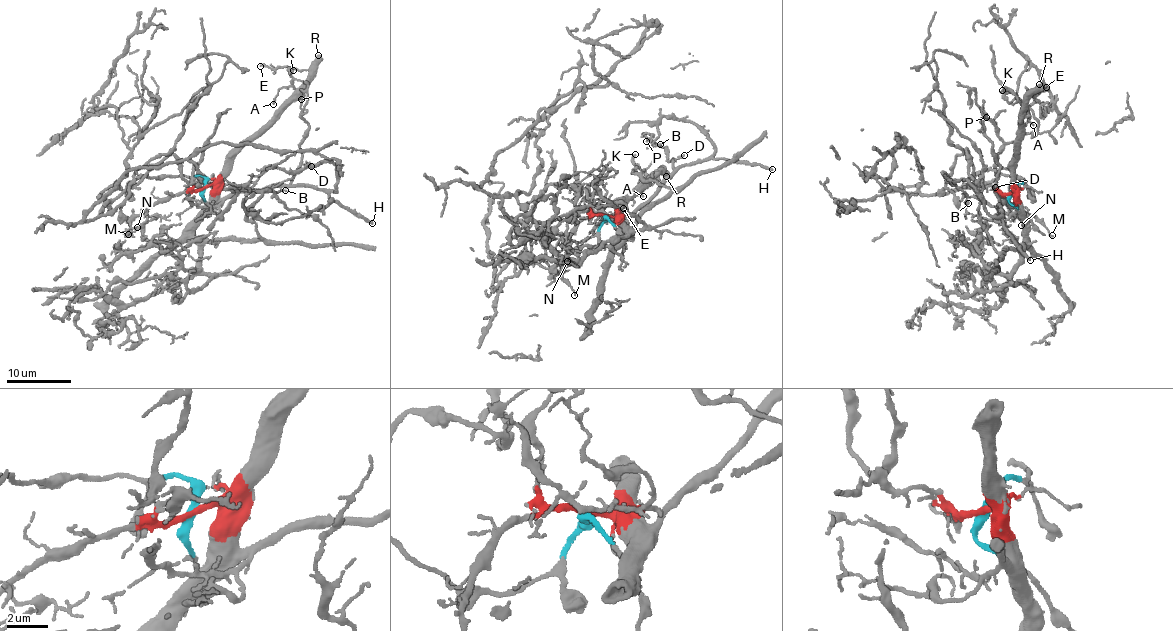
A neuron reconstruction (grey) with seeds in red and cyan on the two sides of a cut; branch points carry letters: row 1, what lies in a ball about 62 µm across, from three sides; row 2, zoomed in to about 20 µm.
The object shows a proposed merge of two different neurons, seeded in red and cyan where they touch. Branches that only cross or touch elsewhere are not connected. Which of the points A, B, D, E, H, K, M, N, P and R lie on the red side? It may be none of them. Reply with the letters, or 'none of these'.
A, B, D, E, H, K, M, N, P, R

